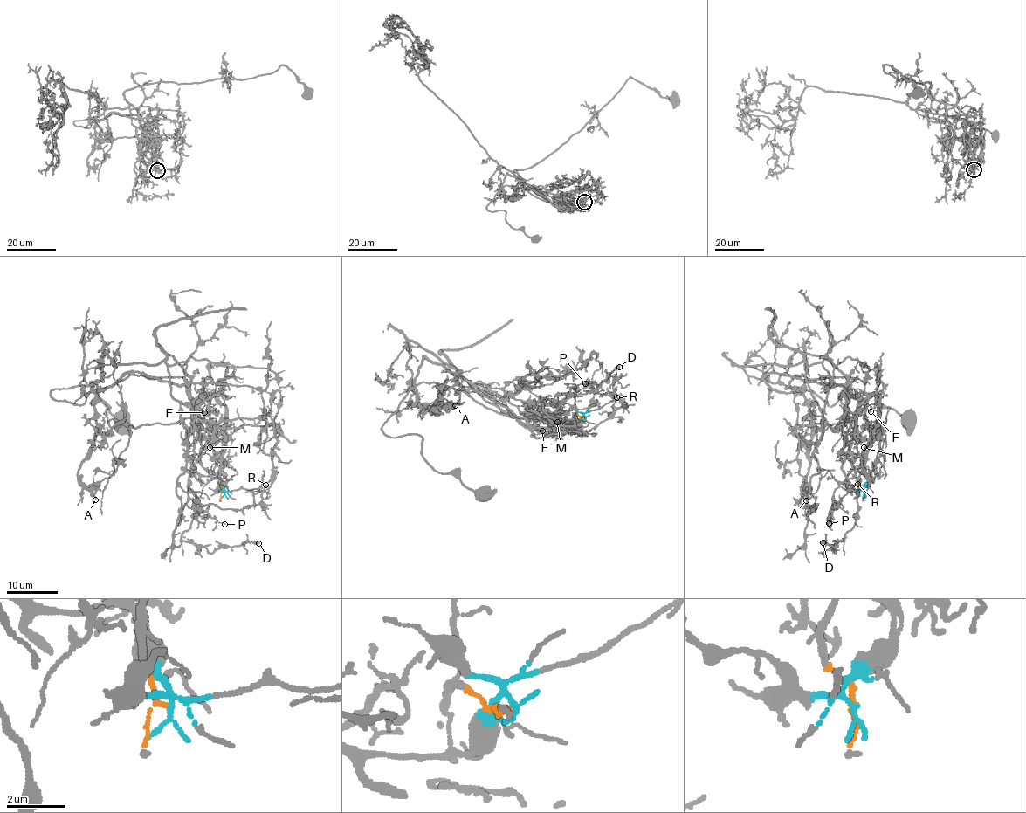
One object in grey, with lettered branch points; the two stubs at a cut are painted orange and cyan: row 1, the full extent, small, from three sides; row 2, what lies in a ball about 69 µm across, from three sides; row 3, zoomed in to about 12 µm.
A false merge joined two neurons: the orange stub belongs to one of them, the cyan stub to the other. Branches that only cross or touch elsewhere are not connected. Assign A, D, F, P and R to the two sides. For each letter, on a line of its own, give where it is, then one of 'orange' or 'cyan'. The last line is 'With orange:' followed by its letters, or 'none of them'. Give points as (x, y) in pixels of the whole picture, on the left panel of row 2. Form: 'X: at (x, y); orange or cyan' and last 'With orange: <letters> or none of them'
A: at (95, 499); cyan
D: at (258, 543); cyan
F: at (204, 412); orange
P: at (224, 524); cyan
R: at (265, 485); cyan
With orange: F

